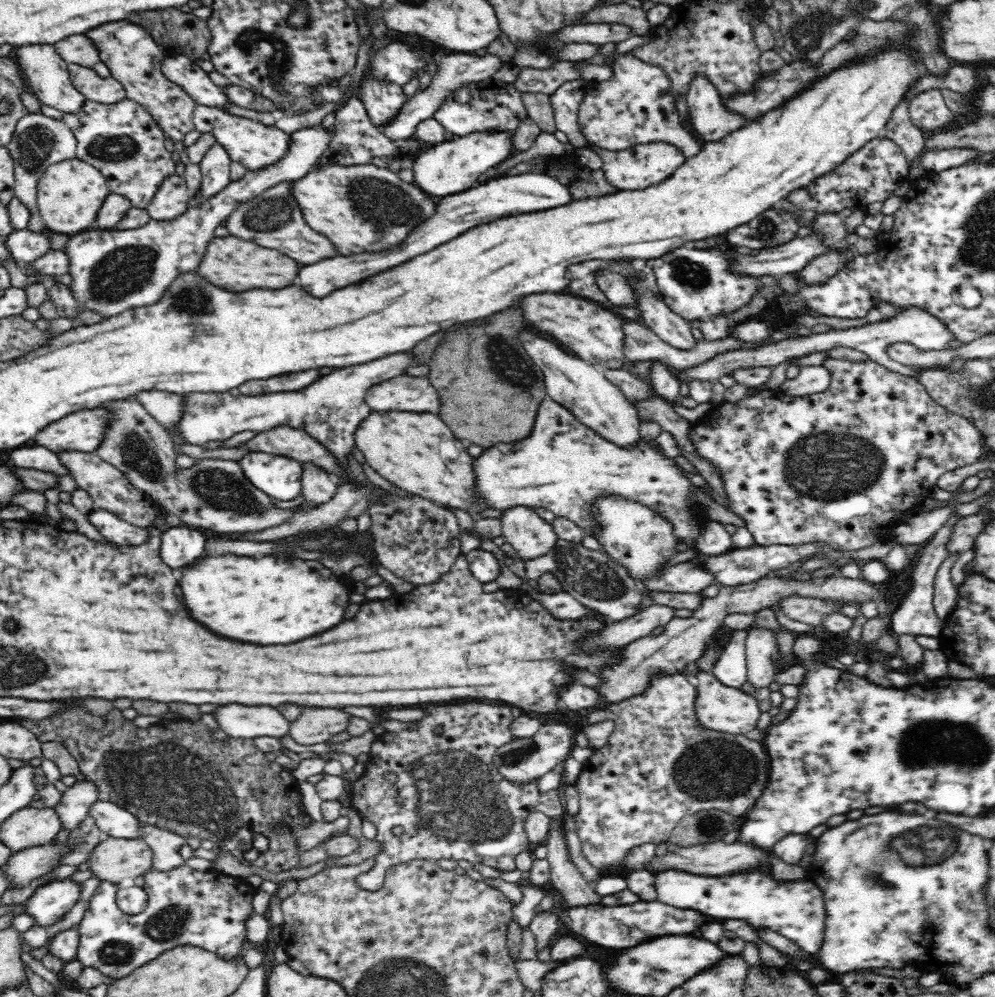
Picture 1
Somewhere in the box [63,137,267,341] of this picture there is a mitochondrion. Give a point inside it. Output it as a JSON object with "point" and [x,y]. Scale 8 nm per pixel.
{"point":[126,271]}

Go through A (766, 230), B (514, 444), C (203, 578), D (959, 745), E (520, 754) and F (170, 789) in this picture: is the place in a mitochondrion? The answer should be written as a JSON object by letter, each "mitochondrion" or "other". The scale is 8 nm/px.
{"A":"mitochondrion","B":"other","C":"other","D":"mitochondrion","E":"mitochondrion","F":"mitochondrion"}

